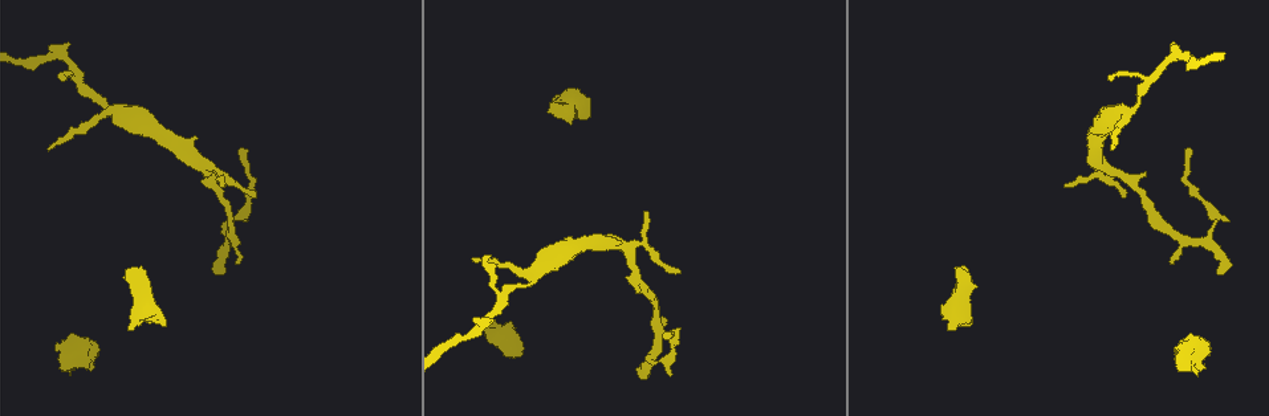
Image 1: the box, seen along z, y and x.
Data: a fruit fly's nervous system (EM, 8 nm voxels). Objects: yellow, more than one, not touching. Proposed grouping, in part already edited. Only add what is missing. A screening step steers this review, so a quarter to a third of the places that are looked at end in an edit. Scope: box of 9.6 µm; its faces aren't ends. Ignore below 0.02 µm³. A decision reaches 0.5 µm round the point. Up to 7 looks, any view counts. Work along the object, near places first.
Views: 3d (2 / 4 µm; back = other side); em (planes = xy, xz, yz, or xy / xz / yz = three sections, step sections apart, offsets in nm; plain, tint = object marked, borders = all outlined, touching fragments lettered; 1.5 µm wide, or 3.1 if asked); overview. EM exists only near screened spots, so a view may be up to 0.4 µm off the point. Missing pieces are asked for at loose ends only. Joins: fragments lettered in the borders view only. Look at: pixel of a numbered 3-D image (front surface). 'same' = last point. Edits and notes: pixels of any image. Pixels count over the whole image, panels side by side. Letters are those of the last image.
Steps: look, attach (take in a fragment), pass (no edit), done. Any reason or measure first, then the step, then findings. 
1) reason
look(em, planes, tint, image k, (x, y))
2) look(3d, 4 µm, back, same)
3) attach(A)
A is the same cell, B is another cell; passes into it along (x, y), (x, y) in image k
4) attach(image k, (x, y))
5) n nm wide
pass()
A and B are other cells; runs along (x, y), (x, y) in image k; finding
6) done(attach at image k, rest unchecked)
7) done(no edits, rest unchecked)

an open end
look(em, planes, tint, image 1, (664, 337))

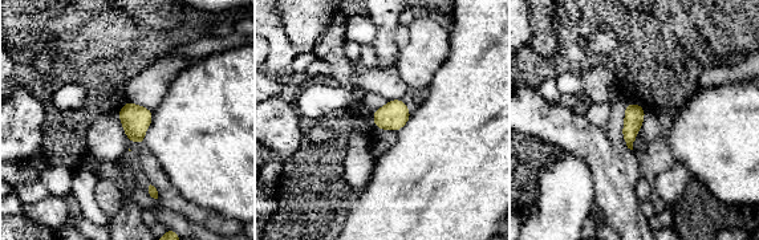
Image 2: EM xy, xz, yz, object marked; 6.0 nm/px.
look(em, planes, borders, same)

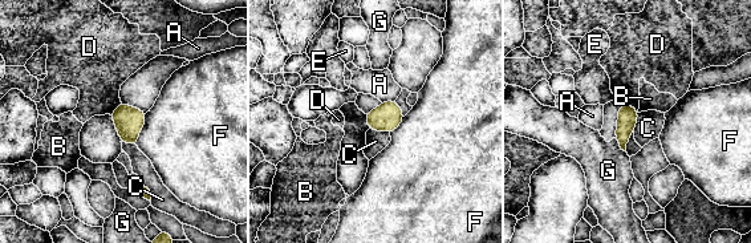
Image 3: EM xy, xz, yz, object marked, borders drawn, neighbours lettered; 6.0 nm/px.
120 nm wide
pass()
A, B, C, D, E, F and G are other cells; border along (369, 128), (389, 133) in image 3; none of them fits

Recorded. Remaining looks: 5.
free end
look(3d, 4 µm, back, image 1, (219, 273))

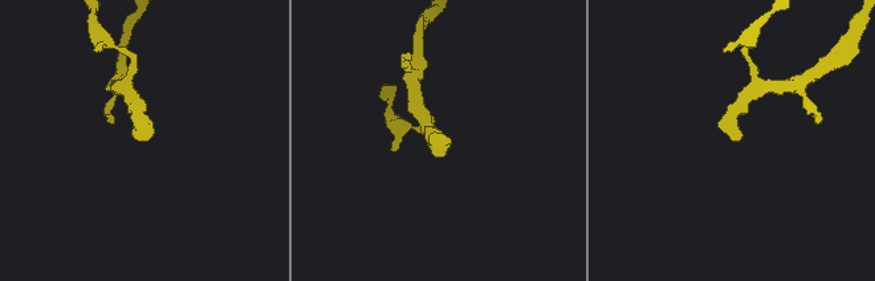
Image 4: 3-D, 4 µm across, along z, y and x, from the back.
look(em, planes, borders, image 4, (445, 137))

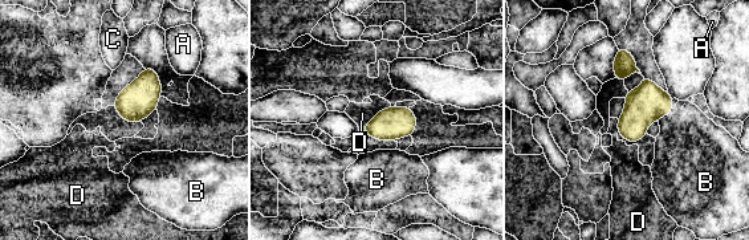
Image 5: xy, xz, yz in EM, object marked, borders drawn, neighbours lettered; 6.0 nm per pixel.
attach(image 5, (690, 146))
B is the same cell, A, C and D are other cells; passes into it along (648, 104), (659, 118), (690, 146) in image 5; the neuron continues

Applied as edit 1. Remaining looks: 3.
look(overview)

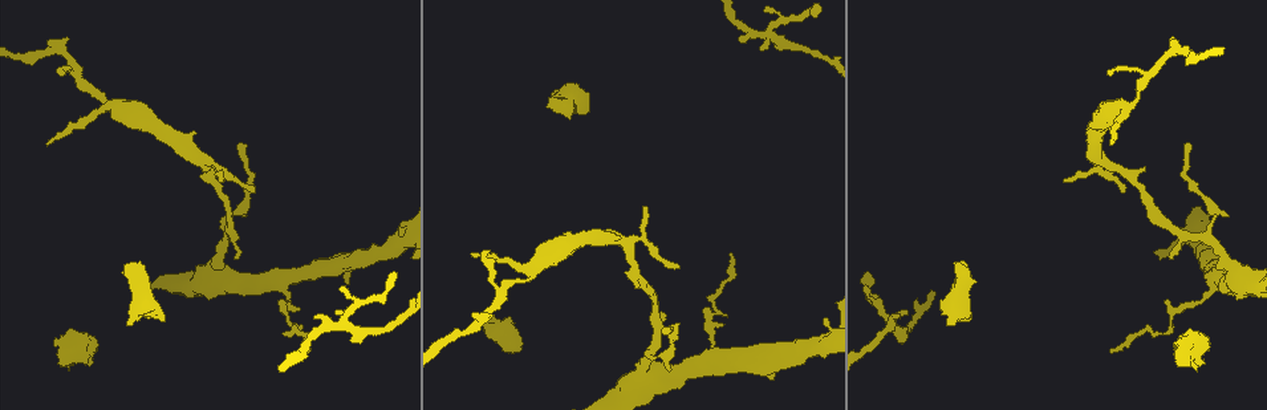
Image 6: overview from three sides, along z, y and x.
look(em, xy, step 8, borders, image 6, (770, 379))

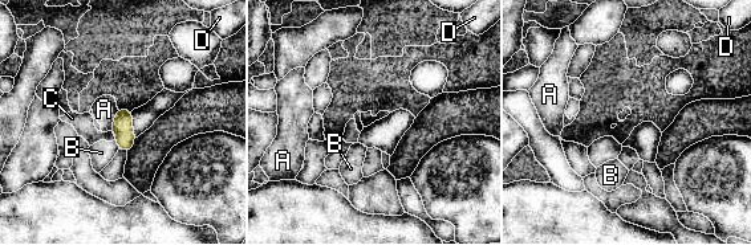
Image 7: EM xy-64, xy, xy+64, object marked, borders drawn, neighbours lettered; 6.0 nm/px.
cut it another way
look(em, planes, borders, same)

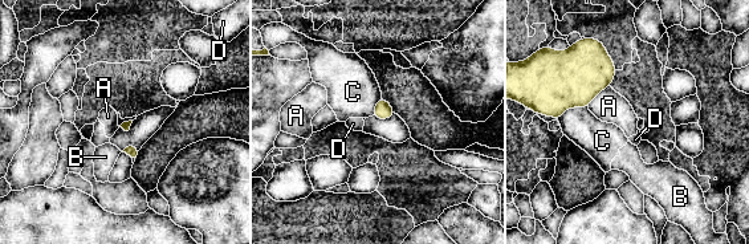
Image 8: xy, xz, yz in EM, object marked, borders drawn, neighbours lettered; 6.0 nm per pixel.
pass()
A, B, C and D are other cells; border along (609, 85), (587, 106) in image 8; none of them fits

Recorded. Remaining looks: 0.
done(attach at image 5, rest unchecked)

